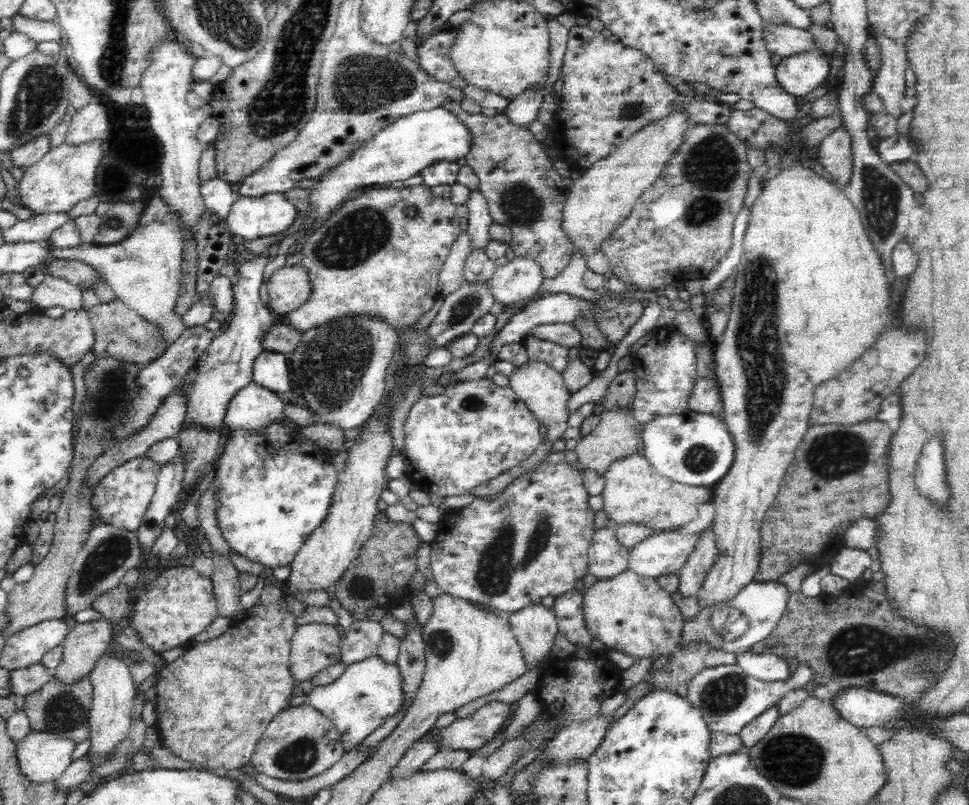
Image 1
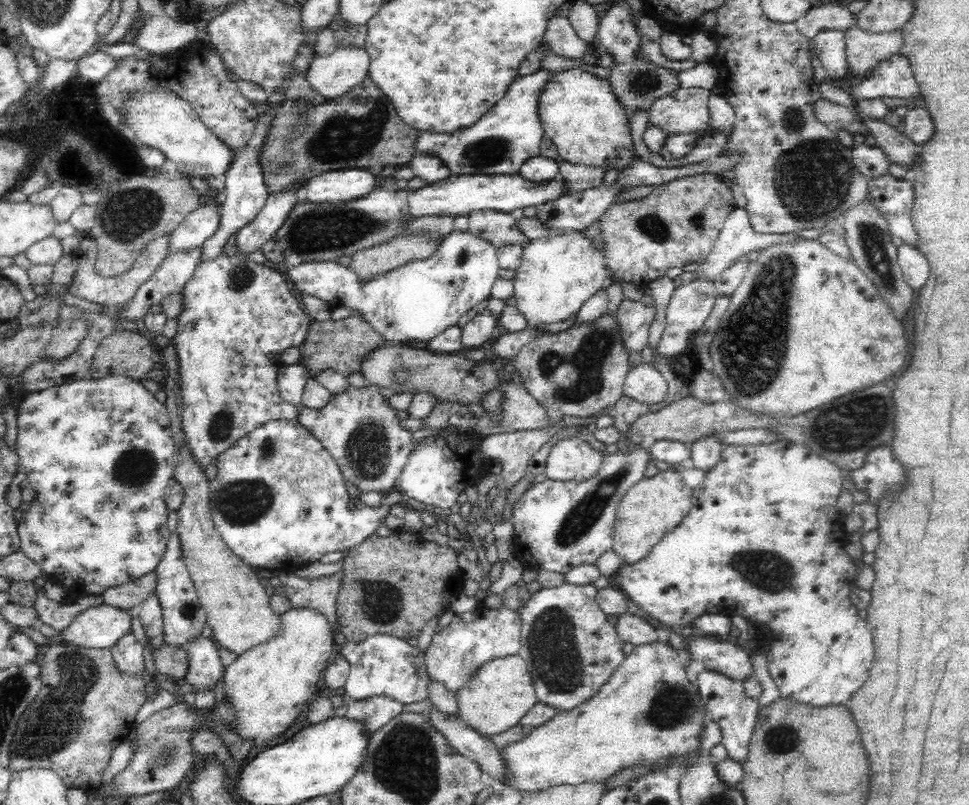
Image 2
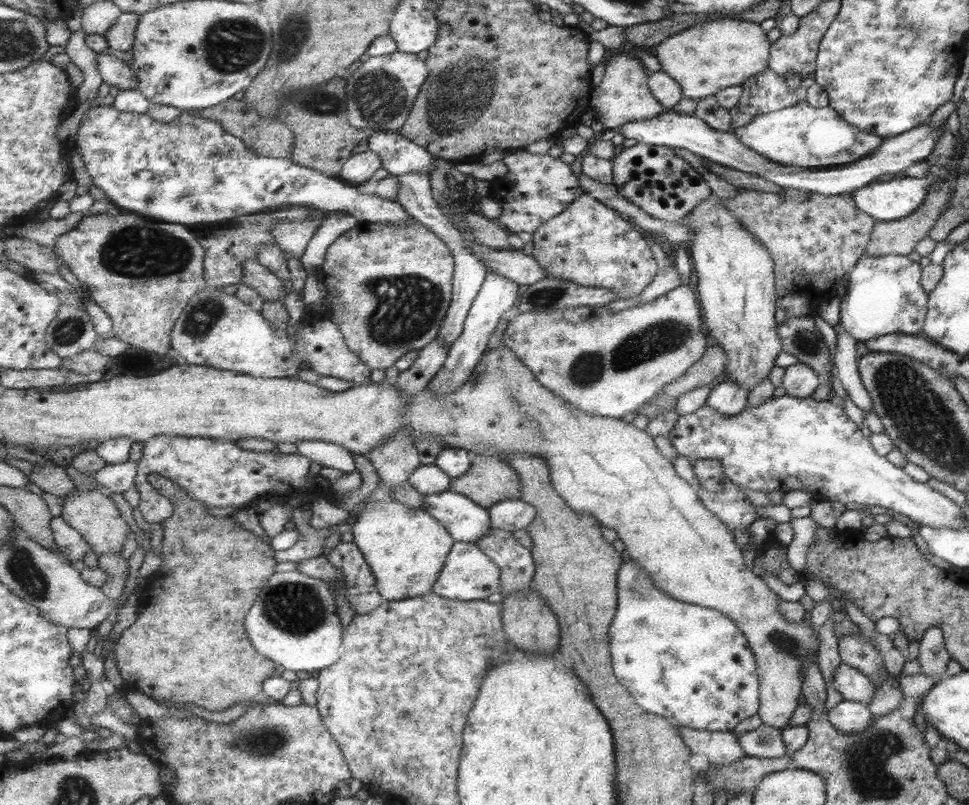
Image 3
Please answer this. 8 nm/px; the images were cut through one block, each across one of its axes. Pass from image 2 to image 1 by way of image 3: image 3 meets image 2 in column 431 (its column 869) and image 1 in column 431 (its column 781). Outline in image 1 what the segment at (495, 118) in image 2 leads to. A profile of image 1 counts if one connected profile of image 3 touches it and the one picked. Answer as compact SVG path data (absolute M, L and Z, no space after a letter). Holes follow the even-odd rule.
M440 108L434 110L424 110L424 112L416 112L416 114L408 114L406 118L398 118L398 122L386 126L384 130L380 130L376 134L376 138L370 144L364 144L352 158L346 158L338 168L332 168L326 176L322 176L320 186L316 186L312 190L312 208L318 210L316 216L316 226L318 226L318 218L322 218L326 222L326 218L330 218L330 214L334 214L334 210L338 210L338 204L346 202L348 198L356 196L356 188L370 188L374 184L394 184L394 182L404 182L410 180L414 176L420 176L422 170L438 164L438 162L460 162L464 158L468 158L468 154L472 152L472 134L470 130L464 126L464 122L460 122L452 112Z

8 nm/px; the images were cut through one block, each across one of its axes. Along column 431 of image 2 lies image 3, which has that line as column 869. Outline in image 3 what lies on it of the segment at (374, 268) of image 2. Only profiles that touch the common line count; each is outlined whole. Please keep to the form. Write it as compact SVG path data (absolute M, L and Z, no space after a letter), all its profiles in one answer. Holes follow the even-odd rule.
M943 180L943 182L939 182L937 190L929 192L929 198L925 200L923 206L919 206L915 210L913 216L897 220L897 222L875 222L869 246L865 250L865 256L875 256L875 258L877 256L907 256L909 252L913 252L917 248L917 242L921 242L923 238L929 236L931 228L937 224L937 218L943 214L945 206L951 202L951 198L947 194L949 194L949 188Z

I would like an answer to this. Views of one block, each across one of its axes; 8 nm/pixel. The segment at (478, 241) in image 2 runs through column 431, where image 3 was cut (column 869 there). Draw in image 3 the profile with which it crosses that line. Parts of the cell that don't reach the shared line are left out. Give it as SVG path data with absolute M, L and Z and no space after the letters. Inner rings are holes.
M861 256L837 294L841 302L839 324L857 342L887 334L921 336L929 294L921 288L921 266L907 256Z

